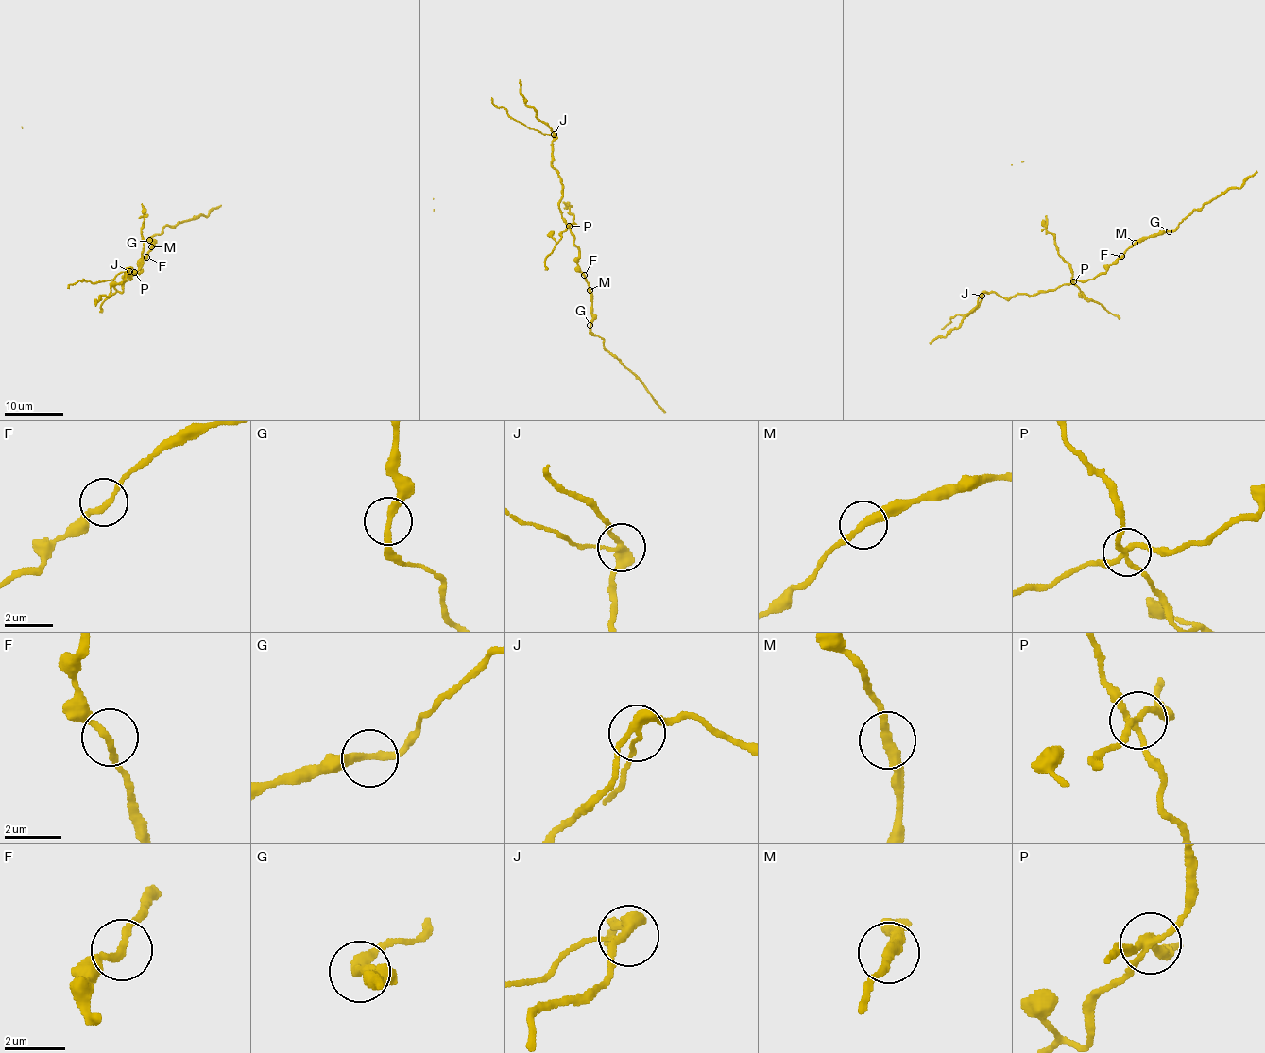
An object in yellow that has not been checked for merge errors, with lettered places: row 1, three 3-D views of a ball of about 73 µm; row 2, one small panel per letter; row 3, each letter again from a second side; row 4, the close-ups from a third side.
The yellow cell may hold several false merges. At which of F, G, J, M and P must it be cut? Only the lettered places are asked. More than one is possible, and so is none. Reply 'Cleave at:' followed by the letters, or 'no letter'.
Cleave at: J, P

